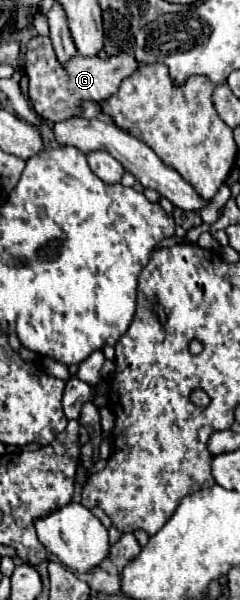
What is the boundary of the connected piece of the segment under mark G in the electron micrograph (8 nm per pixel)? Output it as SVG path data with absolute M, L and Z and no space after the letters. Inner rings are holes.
M34 34L24 52L24 74L28 76L28 96L32 108L46 120L46 122L60 122L68 118L76 118L82 114L82 102L104 102L112 94L118 92L120 82L124 76L130 76L140 64L136 64L134 56L118 54L106 60L84 58L74 56L66 64L60 64L56 60L56 54L52 50L52 42L48 36Z

